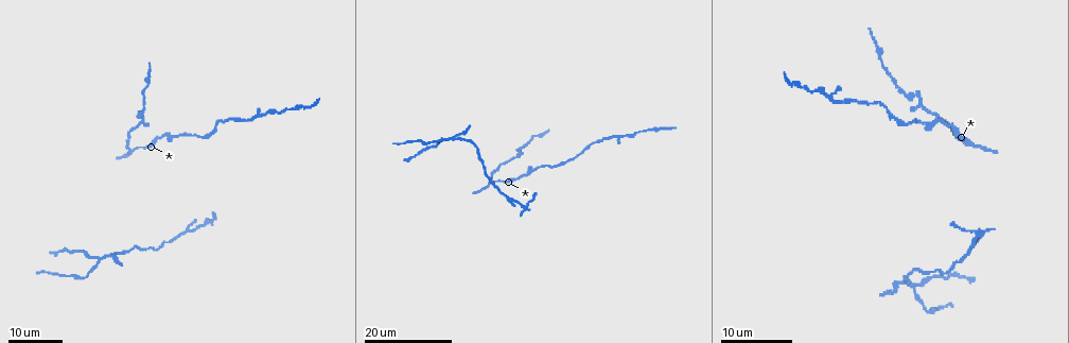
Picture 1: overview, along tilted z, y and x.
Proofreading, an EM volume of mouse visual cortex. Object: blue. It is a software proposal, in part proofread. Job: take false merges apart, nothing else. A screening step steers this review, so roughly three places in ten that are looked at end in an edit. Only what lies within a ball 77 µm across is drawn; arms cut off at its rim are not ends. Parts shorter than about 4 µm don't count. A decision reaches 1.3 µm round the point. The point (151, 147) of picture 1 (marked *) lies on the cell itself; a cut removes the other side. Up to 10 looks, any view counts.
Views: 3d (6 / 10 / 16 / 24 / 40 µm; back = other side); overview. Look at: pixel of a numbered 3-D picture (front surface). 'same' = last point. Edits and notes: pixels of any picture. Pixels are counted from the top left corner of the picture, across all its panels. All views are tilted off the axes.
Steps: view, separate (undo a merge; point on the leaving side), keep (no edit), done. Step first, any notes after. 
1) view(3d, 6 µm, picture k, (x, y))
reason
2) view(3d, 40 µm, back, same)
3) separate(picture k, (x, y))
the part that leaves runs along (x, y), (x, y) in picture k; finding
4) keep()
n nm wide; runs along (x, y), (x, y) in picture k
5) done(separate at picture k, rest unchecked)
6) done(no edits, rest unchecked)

view(3d, 24 µm, picture 1, (905, 124))

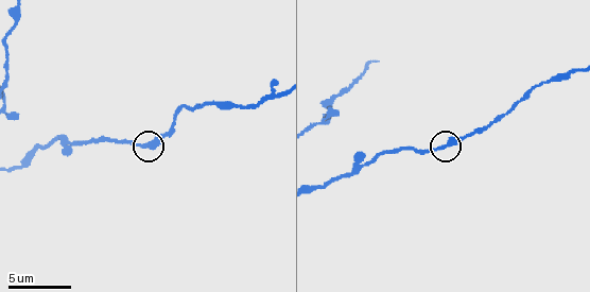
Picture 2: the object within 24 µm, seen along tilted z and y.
view(3d, 6 µm, picture 2, (141, 144))

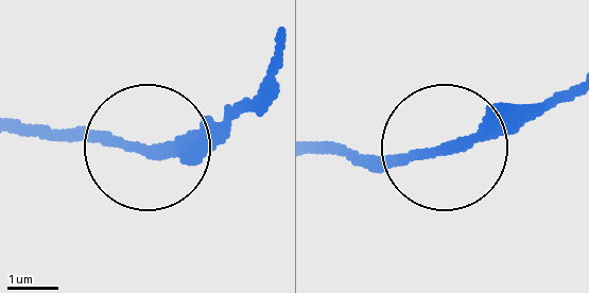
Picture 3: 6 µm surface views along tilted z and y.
keep()
190 nm wide; runs along (322, 149), (404, 160), (520, 130), (558, 100) in picture 3; all the same cell

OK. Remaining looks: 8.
view(3d, 10 µm, picture 2, (74, 144))
two arms in line, one across

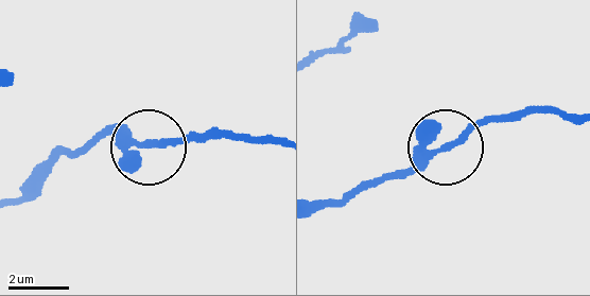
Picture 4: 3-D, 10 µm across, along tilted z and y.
keep()
260 nm wide; one cell here

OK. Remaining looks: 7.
view(3d, 16 µm, picture 1, (972, 229))
sudden change in width

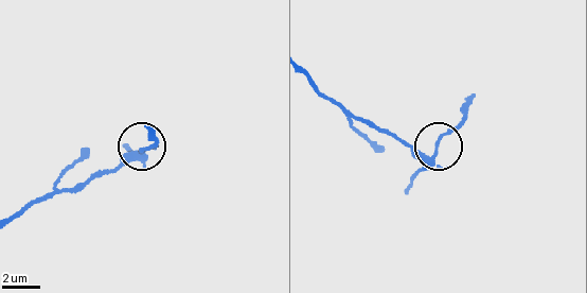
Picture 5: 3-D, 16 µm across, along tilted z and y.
view(3d, 6 µm, picture 5, (435, 146))
closer look

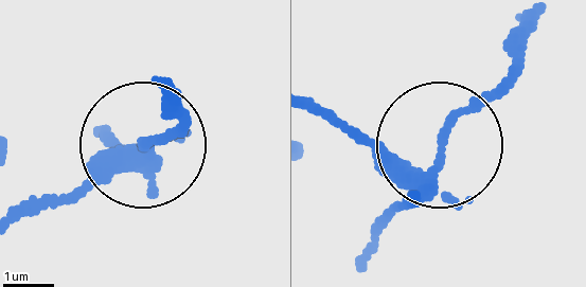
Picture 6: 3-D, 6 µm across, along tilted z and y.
separate(picture 6, (107, 133))
a second cell is stuck on

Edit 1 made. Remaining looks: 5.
view(overview)

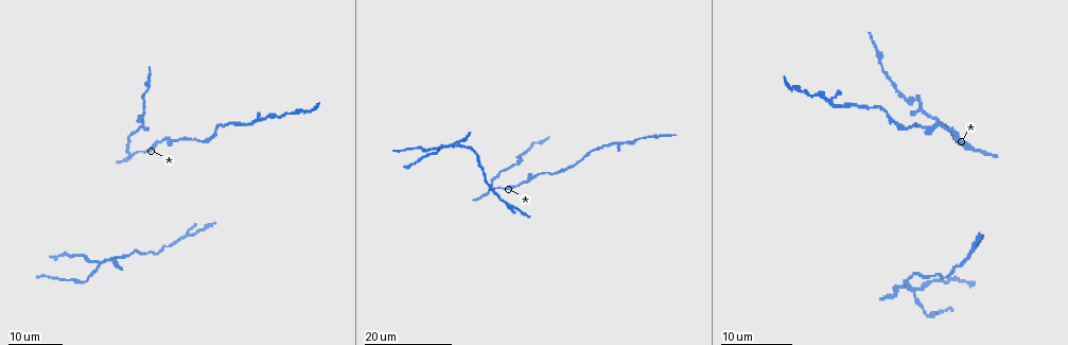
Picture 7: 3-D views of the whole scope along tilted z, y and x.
view(3d, 16 µm, picture 7, (510, 205))
side arm on a straight run

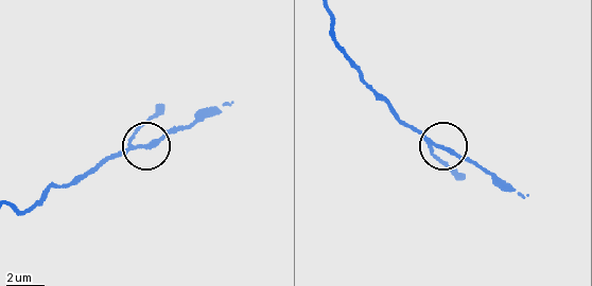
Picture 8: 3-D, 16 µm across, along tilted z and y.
view(3d, 10 µm, picture 8, (440, 146))

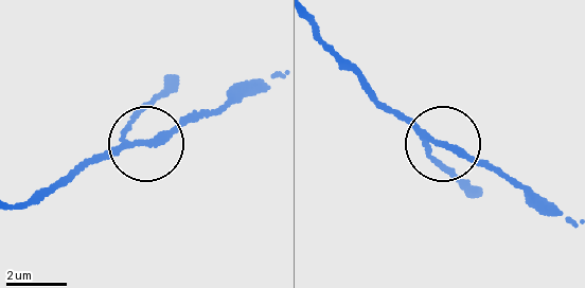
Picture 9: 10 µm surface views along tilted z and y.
keep()
3 arms; continuous, no second cell

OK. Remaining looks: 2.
view(3d, 24 µm, picture 7, (920, 98))
calibre changes

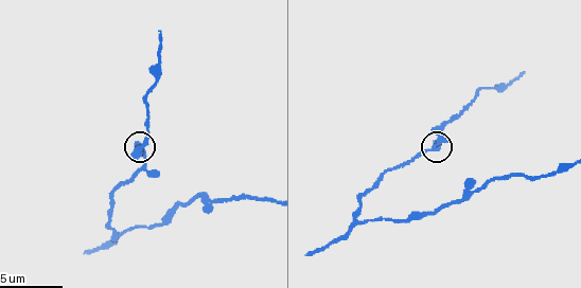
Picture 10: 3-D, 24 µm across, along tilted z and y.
view(3d, 6 µm, same)

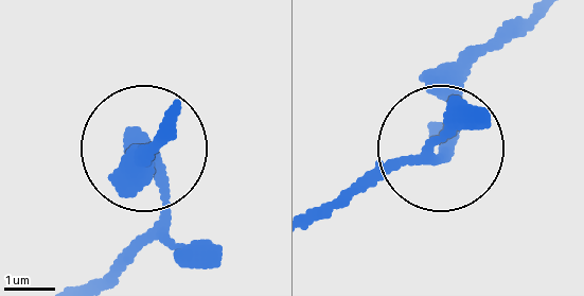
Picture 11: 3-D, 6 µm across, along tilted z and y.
keep()
continuous, no second cell

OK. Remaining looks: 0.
done(separate at picture 6, rest unchecked)

